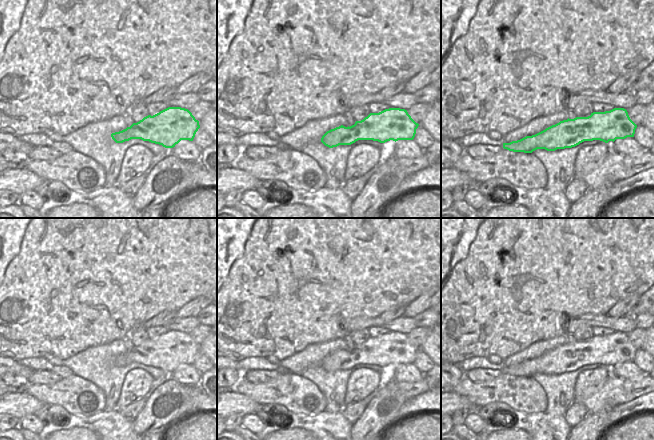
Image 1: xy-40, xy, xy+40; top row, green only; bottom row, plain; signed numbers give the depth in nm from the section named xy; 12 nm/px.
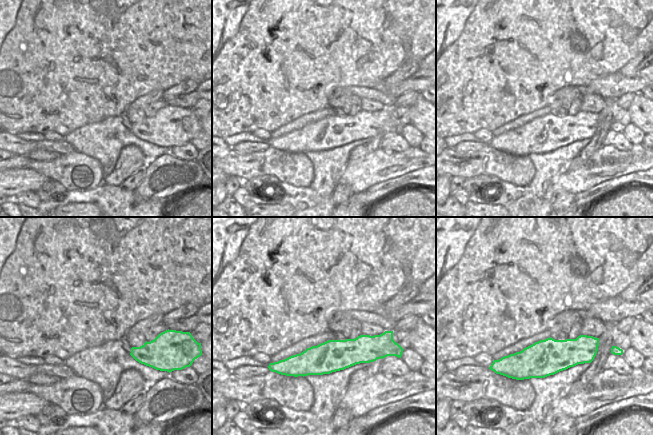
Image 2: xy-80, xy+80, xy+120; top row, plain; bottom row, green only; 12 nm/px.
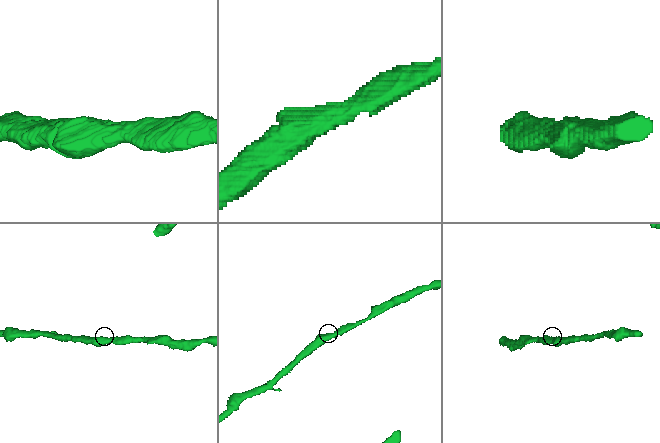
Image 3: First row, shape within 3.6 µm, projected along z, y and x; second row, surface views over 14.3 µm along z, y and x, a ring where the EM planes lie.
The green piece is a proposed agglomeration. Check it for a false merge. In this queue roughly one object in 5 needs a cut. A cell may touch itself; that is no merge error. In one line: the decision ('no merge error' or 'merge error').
no merge error

